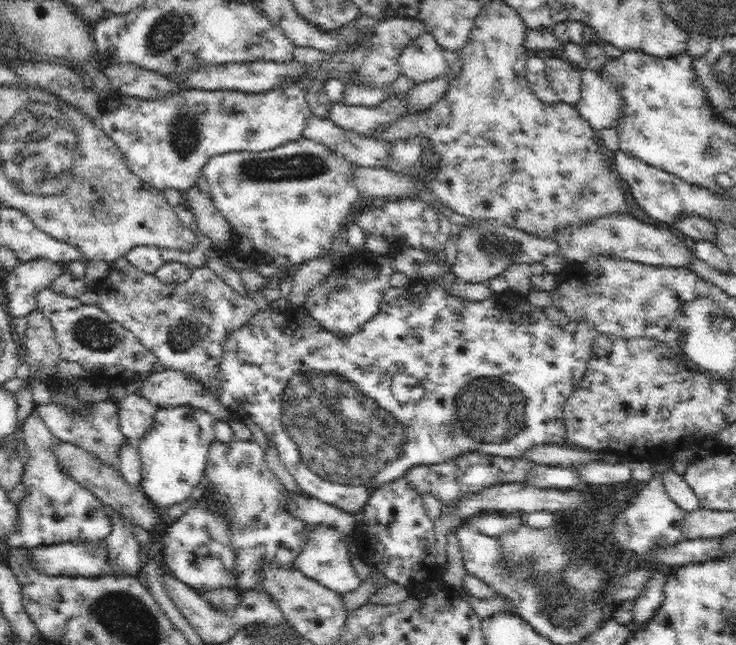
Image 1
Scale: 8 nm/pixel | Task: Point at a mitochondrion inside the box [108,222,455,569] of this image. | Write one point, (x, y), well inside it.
(332, 427)

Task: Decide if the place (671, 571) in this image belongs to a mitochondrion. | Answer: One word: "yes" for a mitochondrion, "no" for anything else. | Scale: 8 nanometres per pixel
no

